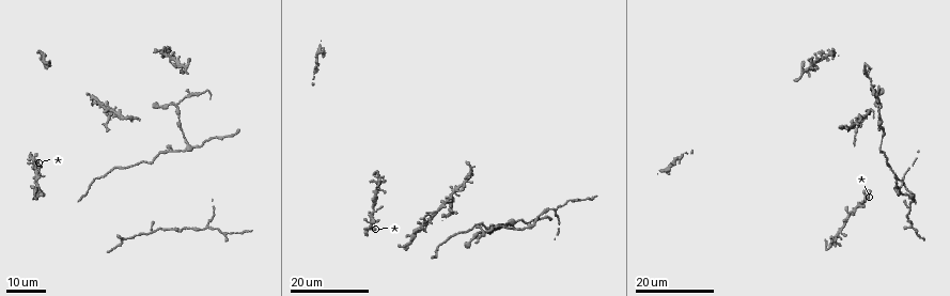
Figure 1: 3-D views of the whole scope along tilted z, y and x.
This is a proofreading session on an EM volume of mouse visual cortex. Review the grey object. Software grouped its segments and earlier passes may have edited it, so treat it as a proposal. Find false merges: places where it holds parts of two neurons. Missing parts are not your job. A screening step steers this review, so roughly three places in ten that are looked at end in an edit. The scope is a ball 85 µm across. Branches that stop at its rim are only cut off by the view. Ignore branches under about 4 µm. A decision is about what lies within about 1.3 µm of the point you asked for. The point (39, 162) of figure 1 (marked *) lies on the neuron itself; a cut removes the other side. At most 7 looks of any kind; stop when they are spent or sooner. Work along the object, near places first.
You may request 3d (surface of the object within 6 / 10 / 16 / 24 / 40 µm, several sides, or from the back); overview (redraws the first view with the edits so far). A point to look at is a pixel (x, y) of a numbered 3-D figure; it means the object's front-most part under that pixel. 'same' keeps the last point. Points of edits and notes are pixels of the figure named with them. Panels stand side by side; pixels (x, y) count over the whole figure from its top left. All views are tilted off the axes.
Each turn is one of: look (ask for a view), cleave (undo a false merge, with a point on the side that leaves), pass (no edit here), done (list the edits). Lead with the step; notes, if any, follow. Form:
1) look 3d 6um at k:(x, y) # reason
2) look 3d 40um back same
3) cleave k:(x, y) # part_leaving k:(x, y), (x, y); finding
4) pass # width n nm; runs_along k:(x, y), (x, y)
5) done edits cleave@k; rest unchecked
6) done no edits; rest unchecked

look 3d 16um at 1:(112, 112) # looks like a crossing

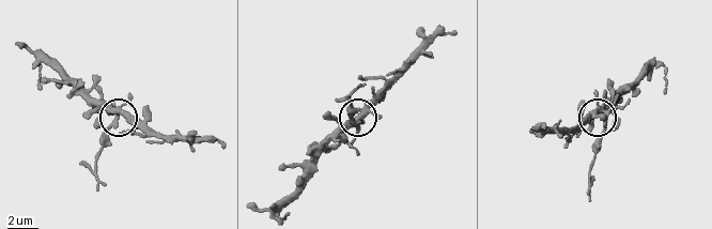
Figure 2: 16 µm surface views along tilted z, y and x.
look 3d 10um at 2:(113, 109)

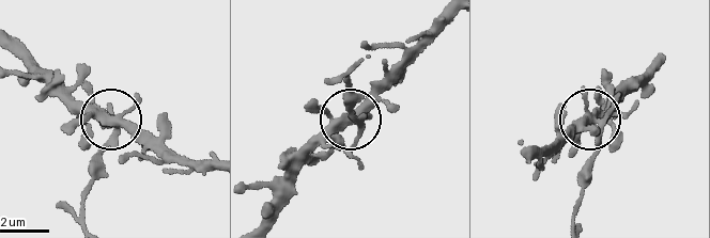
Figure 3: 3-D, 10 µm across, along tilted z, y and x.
cleave 3:(99, 155) # part_leaving 3:(119, 130), (103, 156), (81, 216); a second neuron is stuck on

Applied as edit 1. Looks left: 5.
look 3d 24um at 1:(187, 146) # thin arm on a thick one

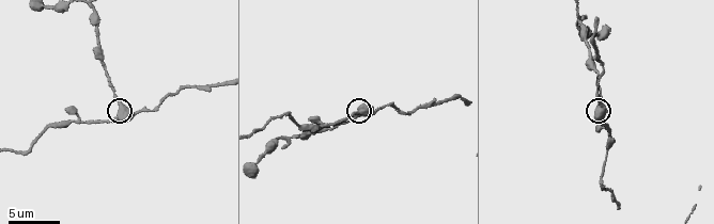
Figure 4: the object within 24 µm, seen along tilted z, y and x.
look 3d 6um at 4:(126, 110) # zoom in

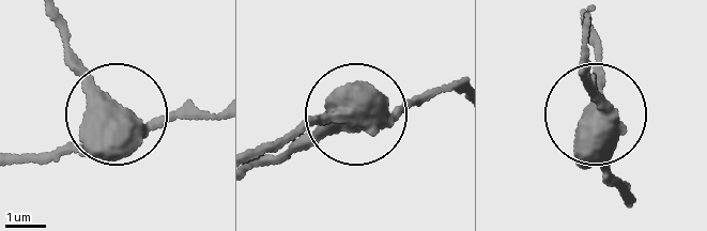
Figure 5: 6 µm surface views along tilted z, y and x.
cleave 5:(87, 83) # arms 3; part_leaving 5:(610, 129), (592, 22); two neurons meet here

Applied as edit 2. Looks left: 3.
look overview

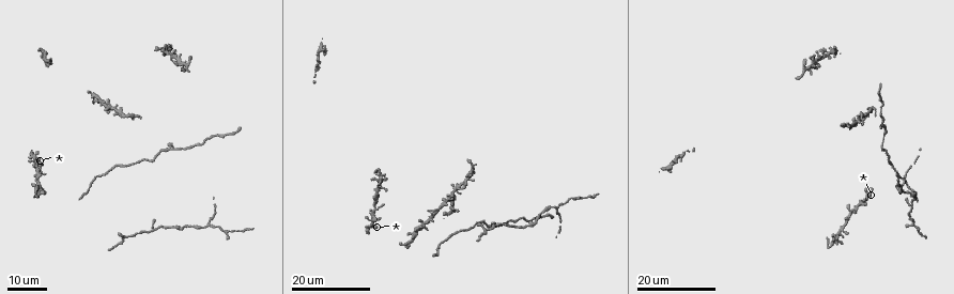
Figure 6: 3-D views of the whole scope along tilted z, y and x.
look 3d 16um at 6:(225, 231) # three arms meet

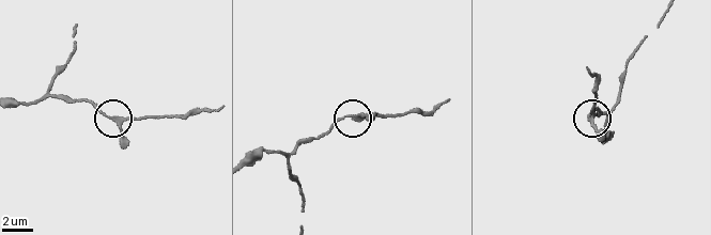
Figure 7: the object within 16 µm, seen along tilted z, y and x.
look 3d 6um at 7:(109, 119) # closer look

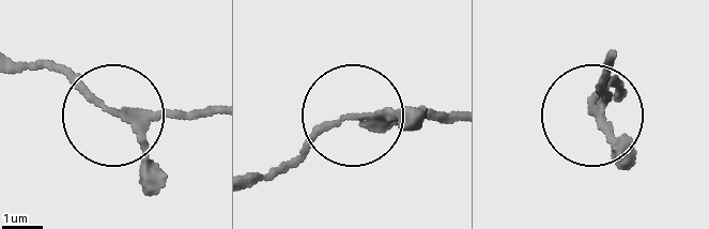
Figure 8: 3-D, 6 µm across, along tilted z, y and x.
pass # width 140 nm; runs_along 8:(15, 67), (52, 71), (120, 113), (210, 117); all the same neuron

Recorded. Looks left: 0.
done edits cleave@3, cleave@5; rest unchecked

